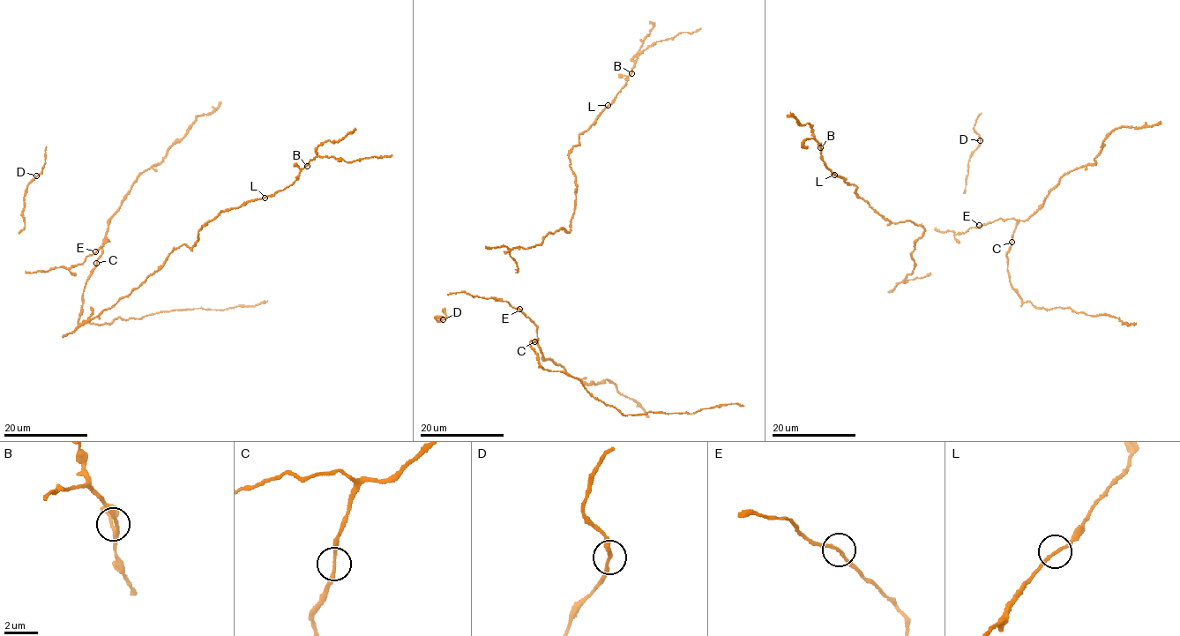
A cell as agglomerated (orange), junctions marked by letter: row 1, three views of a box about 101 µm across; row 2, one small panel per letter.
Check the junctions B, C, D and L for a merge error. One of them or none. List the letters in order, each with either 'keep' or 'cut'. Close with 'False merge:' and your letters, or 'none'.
B: keep
C: keep
D: keep
L: keep
False merge: none

